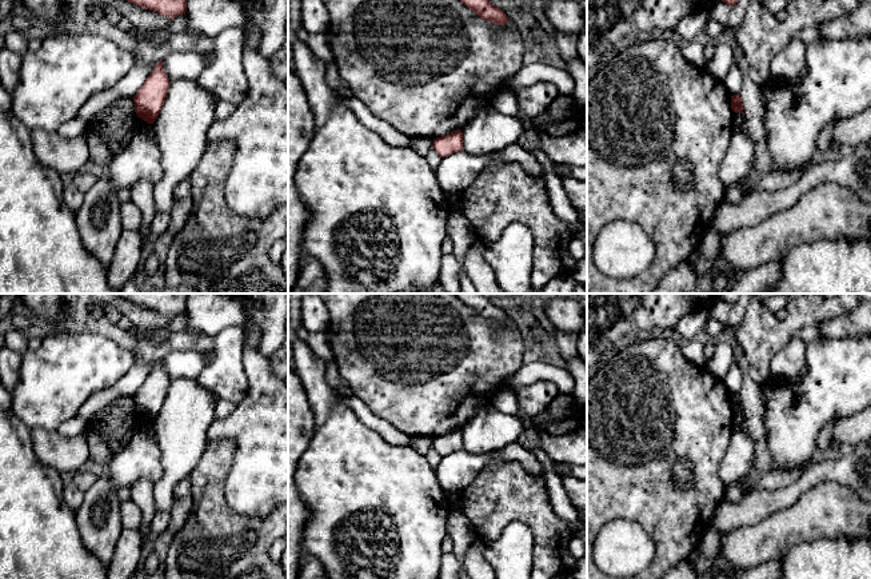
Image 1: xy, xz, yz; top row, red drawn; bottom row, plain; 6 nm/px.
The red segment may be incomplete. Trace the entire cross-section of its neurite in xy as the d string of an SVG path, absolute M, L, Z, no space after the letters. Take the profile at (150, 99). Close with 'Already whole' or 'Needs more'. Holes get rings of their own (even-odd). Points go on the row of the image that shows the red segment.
M161 60L155 63L155 69L132 97L137 117L143 119L148 124L153 124L164 105L169 84L171 81L163 69Z. Already whole

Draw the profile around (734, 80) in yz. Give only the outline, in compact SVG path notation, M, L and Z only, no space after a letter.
M736 64L731 67L723 83L731 96L740 93L743 88L743 76Z

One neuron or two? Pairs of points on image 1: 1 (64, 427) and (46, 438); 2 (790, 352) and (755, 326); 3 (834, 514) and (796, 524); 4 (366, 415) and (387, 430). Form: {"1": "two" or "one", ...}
{"1": "two", "2": "two", "3": "one", "4": "one"}

